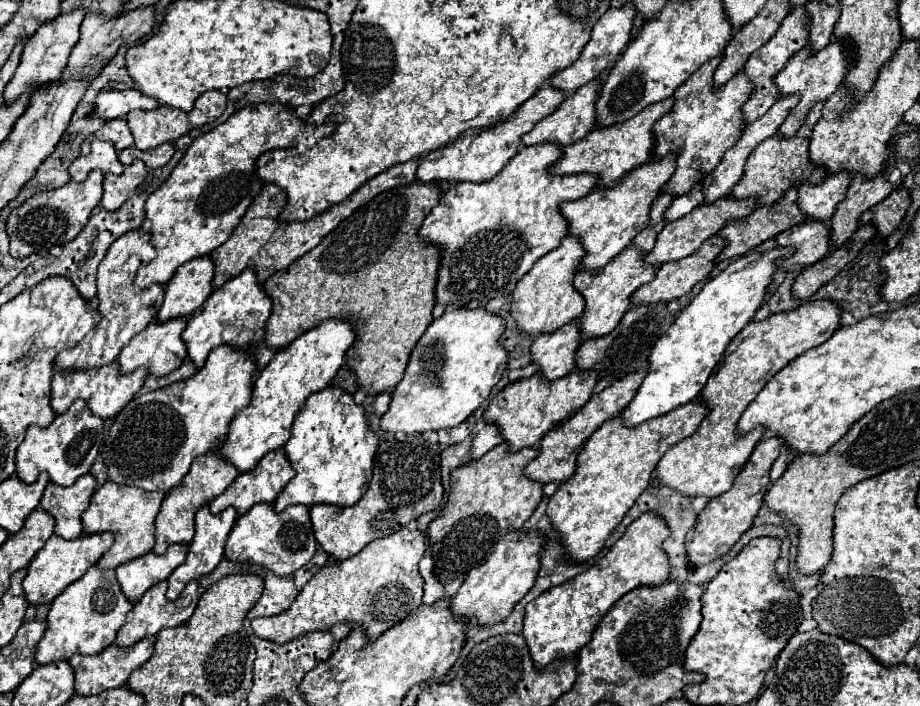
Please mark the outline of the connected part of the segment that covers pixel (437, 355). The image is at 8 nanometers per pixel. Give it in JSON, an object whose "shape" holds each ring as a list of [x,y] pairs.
{"shape":[[[456,307],[456,309],[446,311],[442,317],[434,319],[430,327],[426,329],[426,333],[418,339],[410,355],[406,373],[402,381],[396,385],[396,389],[392,391],[390,409],[382,415],[382,429],[392,431],[392,433],[402,431],[410,435],[410,433],[424,433],[428,429],[438,431],[438,429],[456,427],[464,423],[466,417],[474,413],[488,399],[492,387],[498,383],[500,365],[502,365],[502,371],[508,365],[508,353],[500,345],[504,327],[506,327],[506,321],[498,313],[490,313],[484,307],[476,307],[476,309]]]}

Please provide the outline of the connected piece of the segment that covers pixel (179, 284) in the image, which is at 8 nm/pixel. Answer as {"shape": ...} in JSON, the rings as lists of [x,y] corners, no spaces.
{"shape":[[[196,257],[188,265],[176,269],[176,277],[166,285],[164,303],[158,311],[158,321],[192,315],[214,291],[214,261],[208,257]]]}

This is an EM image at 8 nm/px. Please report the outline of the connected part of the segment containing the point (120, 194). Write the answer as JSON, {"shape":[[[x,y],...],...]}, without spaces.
{"shape":[[[134,161],[128,169],[124,169],[122,175],[106,173],[104,175],[104,197],[102,207],[108,211],[116,211],[122,207],[122,203],[136,191],[136,187],[146,177],[146,165],[142,161]]]}

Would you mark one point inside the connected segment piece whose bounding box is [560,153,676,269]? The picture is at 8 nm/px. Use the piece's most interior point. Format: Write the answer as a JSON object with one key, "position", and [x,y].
{"position":[606,220]}

